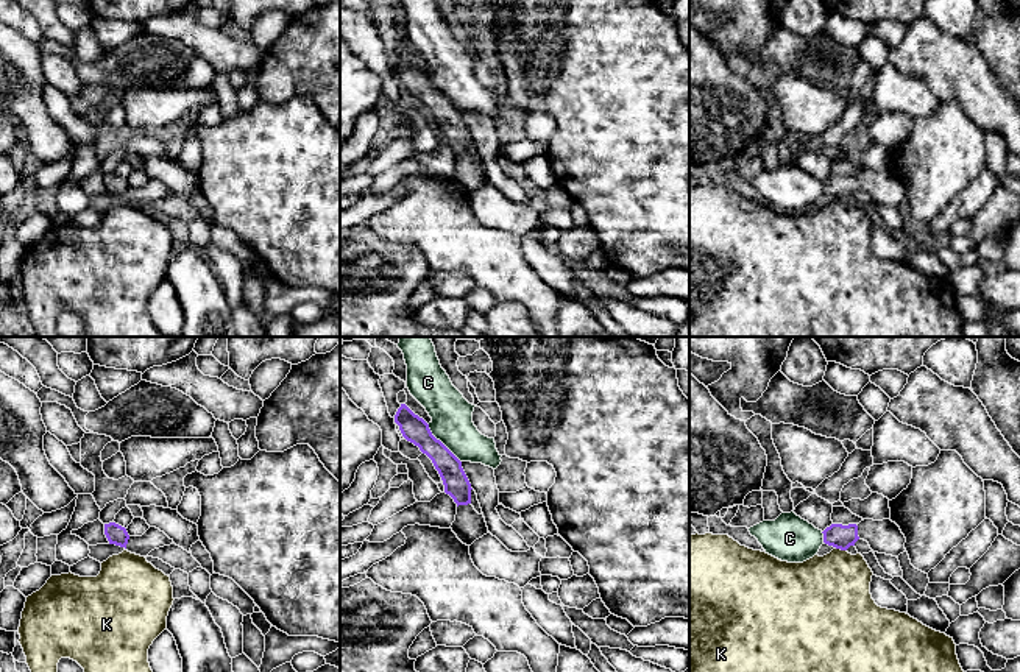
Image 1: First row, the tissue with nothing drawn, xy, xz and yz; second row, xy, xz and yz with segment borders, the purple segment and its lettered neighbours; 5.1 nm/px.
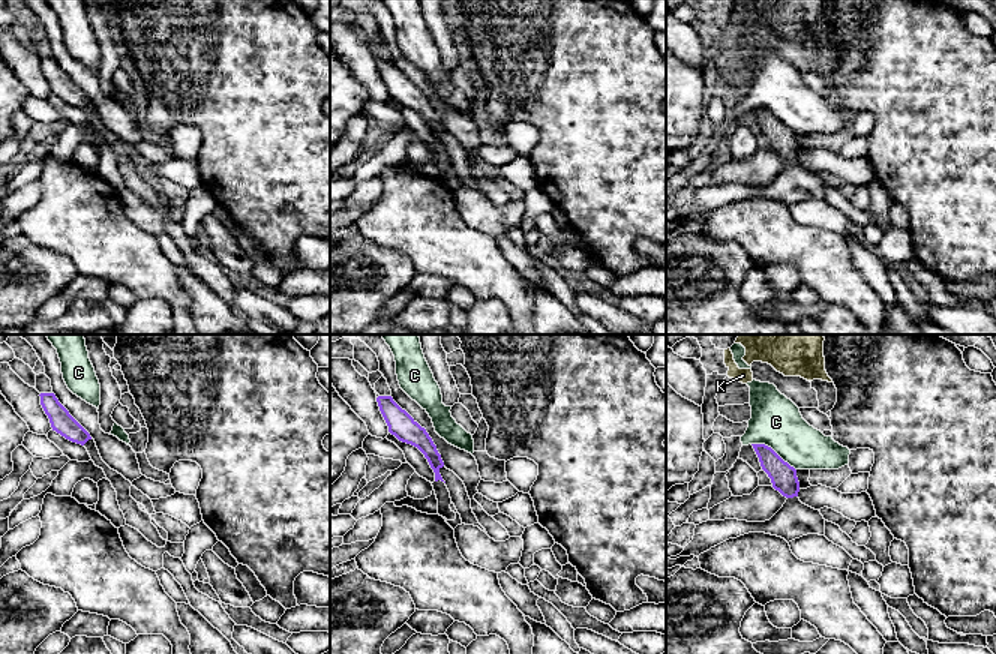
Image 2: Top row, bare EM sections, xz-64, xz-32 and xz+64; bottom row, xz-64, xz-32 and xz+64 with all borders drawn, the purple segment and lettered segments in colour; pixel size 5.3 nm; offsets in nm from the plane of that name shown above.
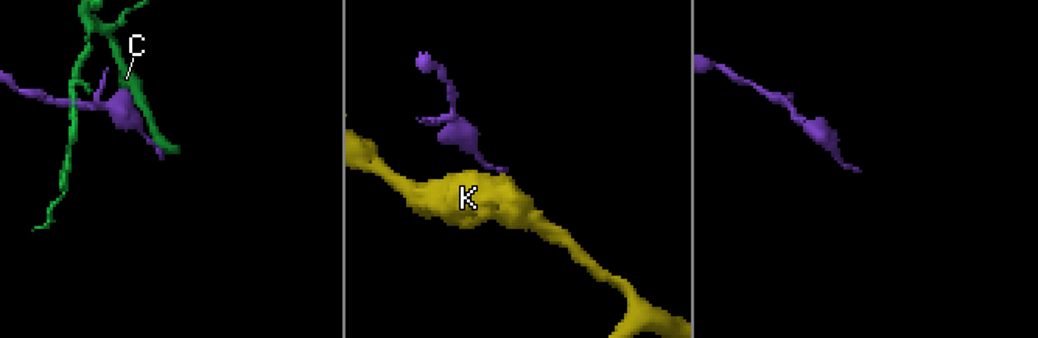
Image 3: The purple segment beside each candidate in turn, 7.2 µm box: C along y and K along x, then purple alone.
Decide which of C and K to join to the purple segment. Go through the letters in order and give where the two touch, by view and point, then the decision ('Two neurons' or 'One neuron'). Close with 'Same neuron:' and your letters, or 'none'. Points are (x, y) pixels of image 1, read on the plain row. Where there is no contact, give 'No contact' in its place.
C: Touches purple at xz (442, 94). Two neurons
K: Touches purple at yz (841, 200). Two neurons
Same neuron: none

